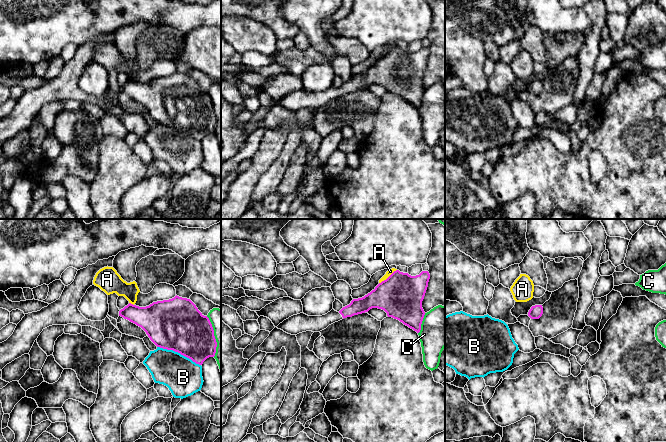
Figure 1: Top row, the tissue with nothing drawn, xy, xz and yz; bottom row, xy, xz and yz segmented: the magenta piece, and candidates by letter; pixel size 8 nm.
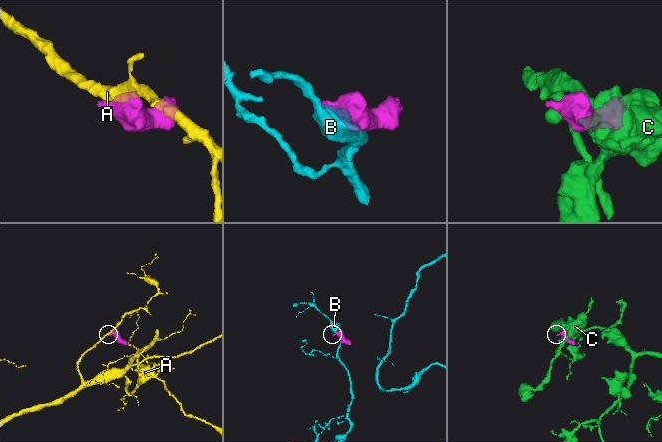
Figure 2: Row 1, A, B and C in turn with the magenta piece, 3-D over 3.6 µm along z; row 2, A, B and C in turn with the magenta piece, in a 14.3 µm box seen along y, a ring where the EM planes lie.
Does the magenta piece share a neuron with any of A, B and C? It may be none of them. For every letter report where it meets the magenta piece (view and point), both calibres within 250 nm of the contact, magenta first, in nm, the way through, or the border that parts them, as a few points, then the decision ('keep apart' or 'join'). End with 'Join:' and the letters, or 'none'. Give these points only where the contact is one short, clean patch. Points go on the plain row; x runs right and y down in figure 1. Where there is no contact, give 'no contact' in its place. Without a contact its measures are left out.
A: xz (388, 53) | 360/50 nm | along xz (396, 45), (379, 59) | keep apart
B: xy (179, 128) | 420/300 nm | keep apart
C: xz (421, 99) | 320/340 nm | keep apart
Join: none

